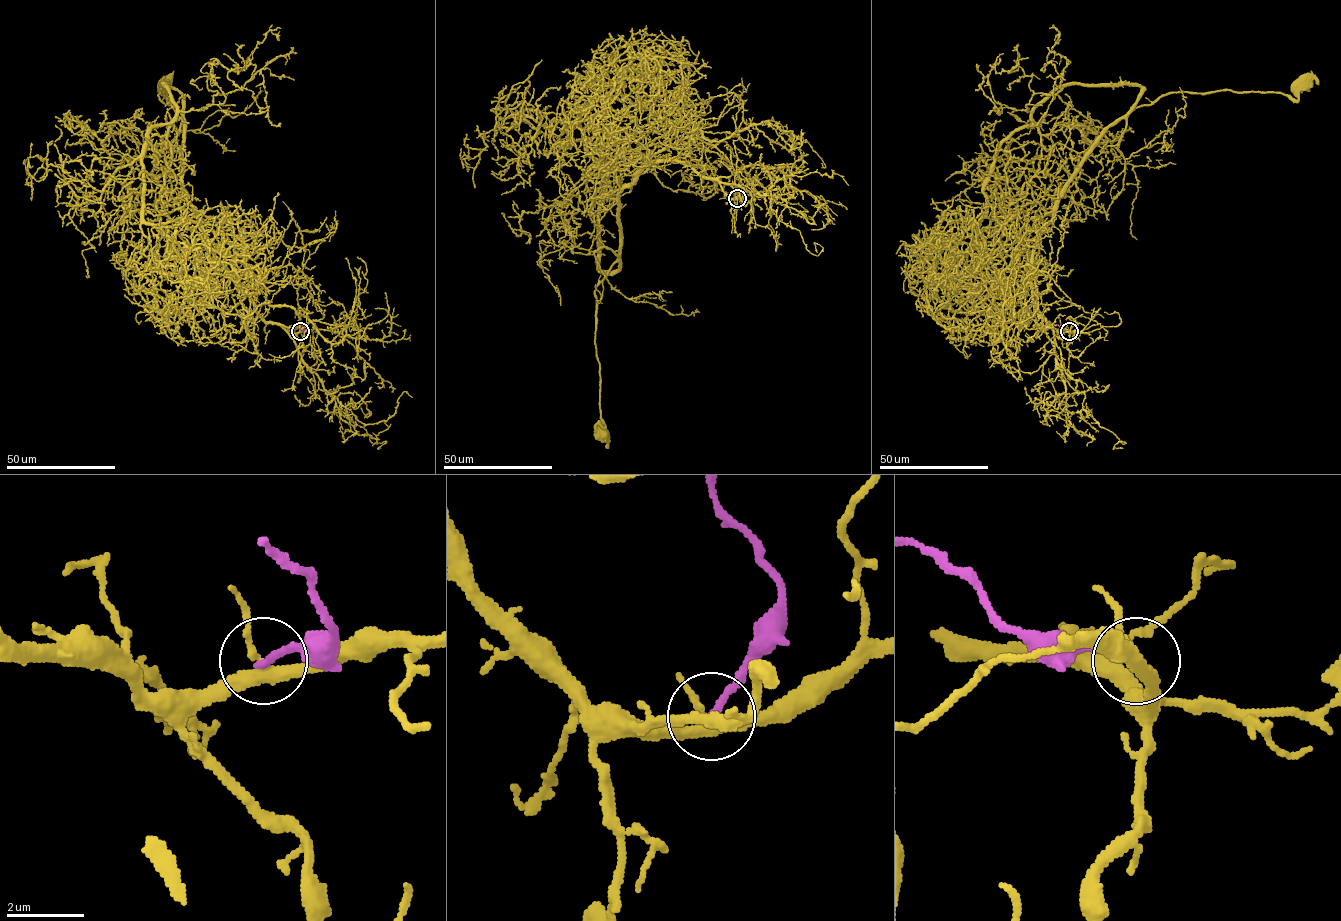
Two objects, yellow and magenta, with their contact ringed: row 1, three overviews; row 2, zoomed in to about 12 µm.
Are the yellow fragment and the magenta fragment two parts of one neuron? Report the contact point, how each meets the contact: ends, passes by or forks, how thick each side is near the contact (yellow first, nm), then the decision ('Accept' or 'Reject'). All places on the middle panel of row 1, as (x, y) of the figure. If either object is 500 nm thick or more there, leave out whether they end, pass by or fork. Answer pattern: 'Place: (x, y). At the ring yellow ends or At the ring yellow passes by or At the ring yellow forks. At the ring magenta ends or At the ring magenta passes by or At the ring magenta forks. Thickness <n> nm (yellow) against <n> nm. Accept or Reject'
Place: (737, 198). At the ring yellow forks. At the ring magenta ends. Thickness 280 nm (yellow) against 190 nm. Reject

